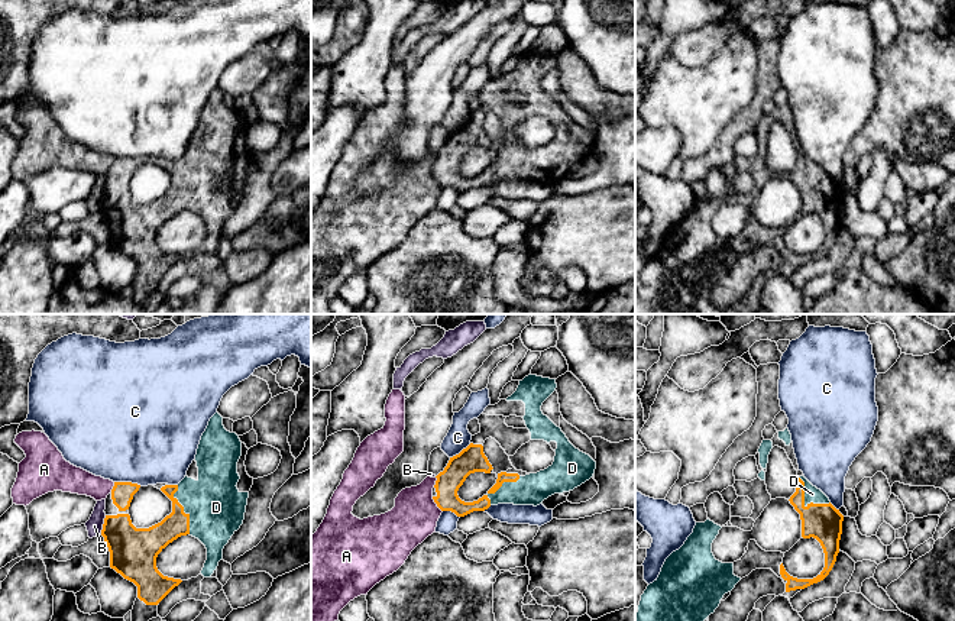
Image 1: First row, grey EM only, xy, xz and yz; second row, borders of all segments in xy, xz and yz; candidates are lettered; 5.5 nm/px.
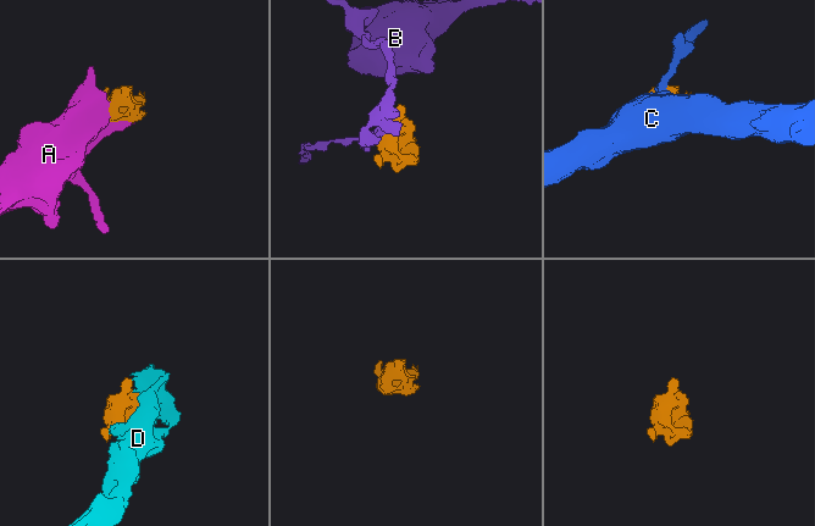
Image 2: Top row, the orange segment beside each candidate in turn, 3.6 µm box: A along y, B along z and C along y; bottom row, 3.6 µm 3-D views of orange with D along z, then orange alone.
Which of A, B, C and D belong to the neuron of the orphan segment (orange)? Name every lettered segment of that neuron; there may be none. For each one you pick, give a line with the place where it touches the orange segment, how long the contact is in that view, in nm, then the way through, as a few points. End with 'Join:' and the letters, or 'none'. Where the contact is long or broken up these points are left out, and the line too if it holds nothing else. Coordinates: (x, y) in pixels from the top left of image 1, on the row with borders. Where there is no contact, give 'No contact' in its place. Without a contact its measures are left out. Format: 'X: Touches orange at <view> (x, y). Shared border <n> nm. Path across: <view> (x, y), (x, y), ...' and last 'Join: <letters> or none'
D: Touches orange at yz (803, 503). Shared border 220 nm
Join: D

